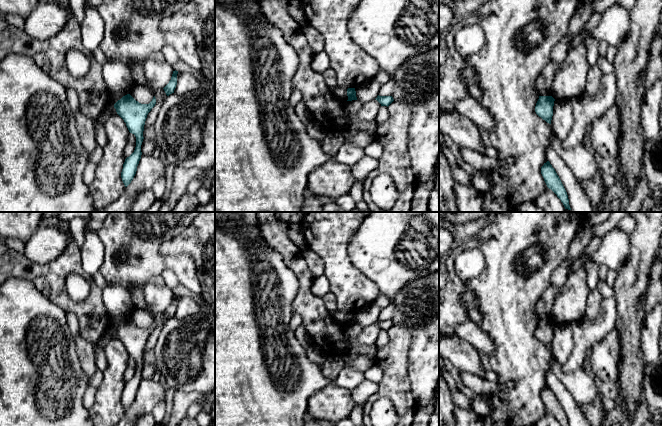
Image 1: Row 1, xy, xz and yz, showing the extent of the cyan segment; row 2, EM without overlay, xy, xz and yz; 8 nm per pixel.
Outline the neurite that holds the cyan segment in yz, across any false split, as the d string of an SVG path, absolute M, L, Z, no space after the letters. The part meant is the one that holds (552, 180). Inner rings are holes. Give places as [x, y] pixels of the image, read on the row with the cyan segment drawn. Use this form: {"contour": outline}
{"contour": "M549 161L544 163L544 165L541 167L541 174L547 187L557 195L557 197L563 203L565 209L571 210L567 192Z"}

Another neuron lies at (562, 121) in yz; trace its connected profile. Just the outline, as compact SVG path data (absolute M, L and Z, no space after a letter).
M555 100L551 125L556 137L561 141L570 133L574 124L571 100Z

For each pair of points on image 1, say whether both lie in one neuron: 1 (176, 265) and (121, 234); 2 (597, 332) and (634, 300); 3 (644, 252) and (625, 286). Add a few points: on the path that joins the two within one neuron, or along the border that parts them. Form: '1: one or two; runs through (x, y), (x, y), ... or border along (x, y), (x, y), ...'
1: one; runs through (152, 263), (132, 263), (117, 271), (109, 258)
2: two; border along (614, 295), (617, 311), (615, 328)
3: one; runs through (640, 260), (633, 278)

